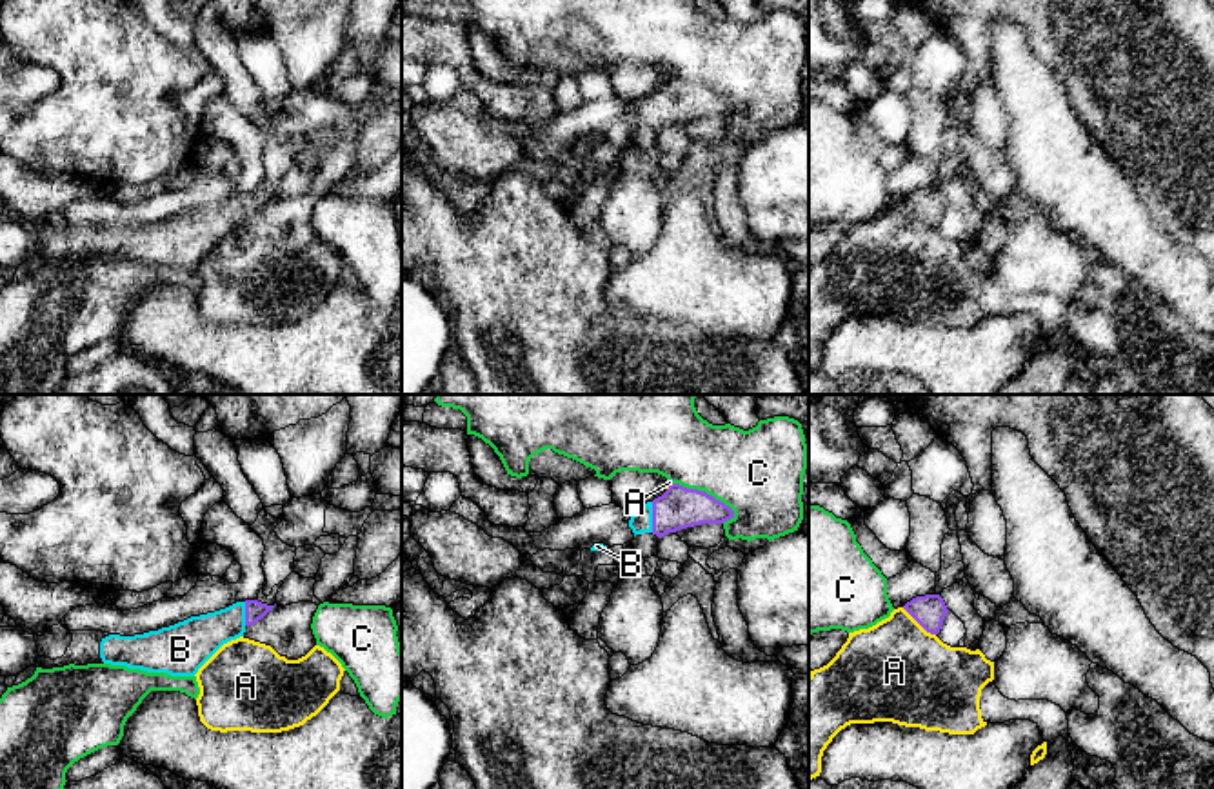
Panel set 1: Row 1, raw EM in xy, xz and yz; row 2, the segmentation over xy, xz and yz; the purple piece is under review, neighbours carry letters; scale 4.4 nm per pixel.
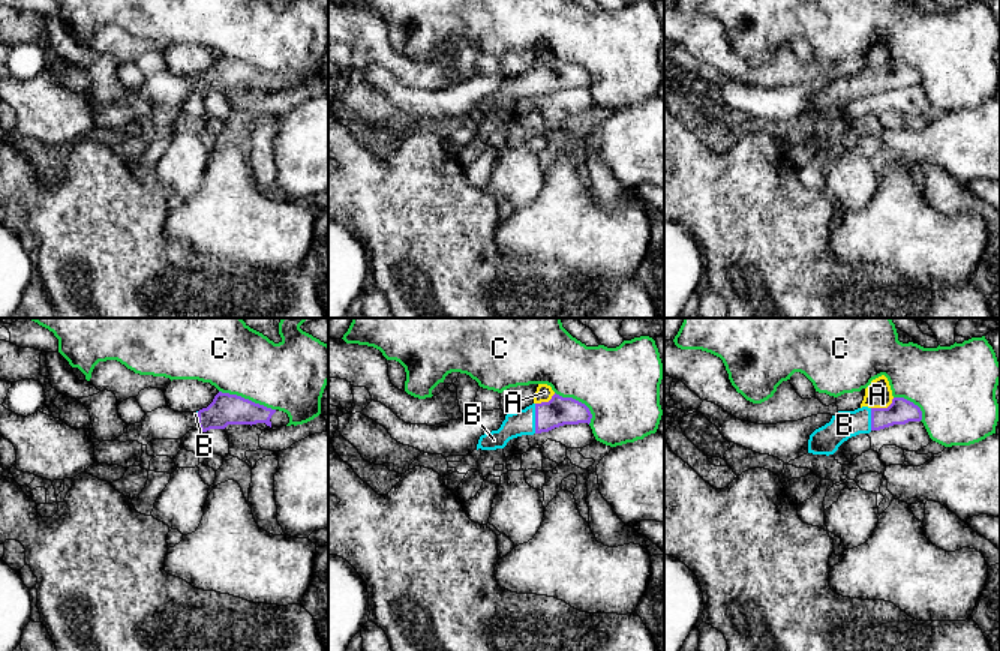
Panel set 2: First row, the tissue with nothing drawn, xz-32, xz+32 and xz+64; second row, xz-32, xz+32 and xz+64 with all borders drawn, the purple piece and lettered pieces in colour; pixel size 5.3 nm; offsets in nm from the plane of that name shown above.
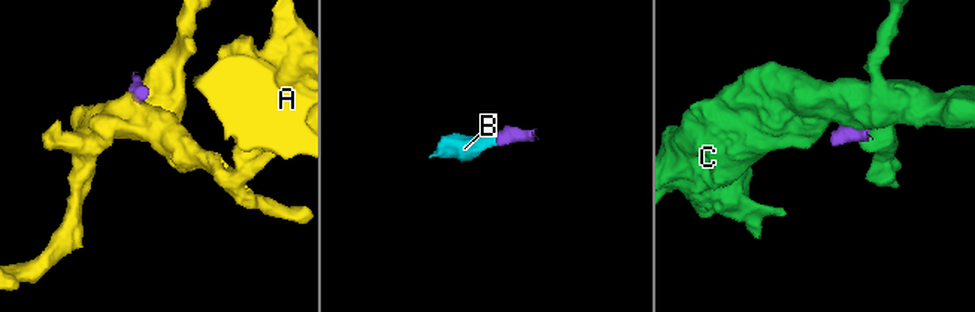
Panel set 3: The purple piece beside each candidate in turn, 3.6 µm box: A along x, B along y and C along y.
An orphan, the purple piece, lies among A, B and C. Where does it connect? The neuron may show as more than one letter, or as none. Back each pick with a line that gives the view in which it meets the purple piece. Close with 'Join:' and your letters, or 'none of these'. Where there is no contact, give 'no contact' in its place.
B: contact in xz
Join: B

